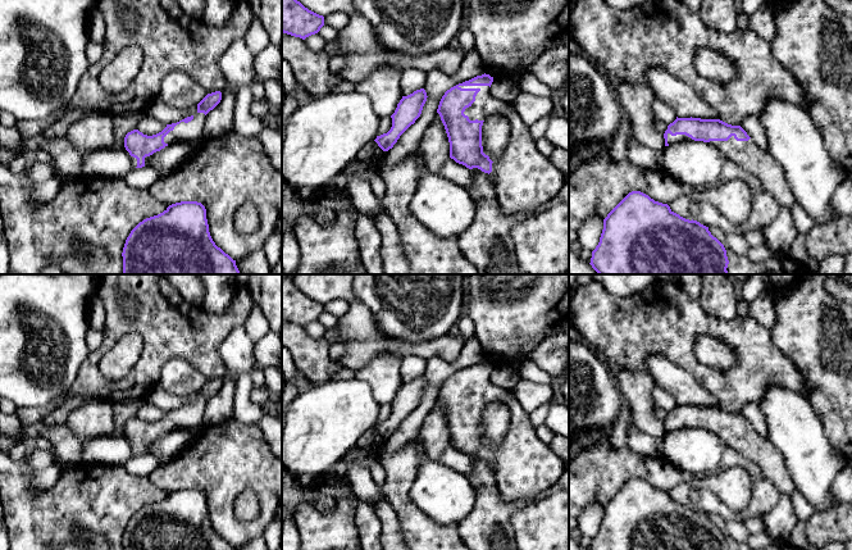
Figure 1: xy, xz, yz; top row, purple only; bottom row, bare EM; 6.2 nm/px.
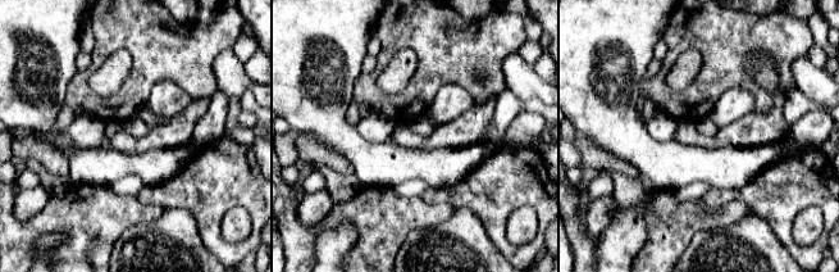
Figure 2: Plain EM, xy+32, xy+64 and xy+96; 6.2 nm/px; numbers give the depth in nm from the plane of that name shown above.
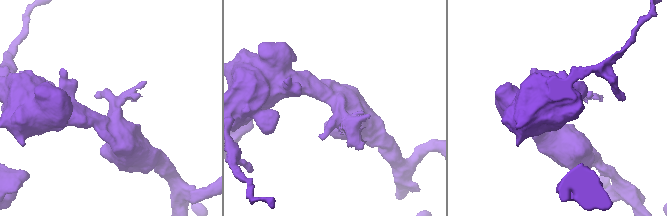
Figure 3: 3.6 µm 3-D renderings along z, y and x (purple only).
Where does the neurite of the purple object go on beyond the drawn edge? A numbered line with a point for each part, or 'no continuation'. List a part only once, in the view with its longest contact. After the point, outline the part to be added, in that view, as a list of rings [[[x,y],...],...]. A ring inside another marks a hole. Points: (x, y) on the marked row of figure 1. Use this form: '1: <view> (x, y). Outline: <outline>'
1: xz (524, 178). Outline: [[[489,86],[459,87],[480,90],[475,101],[464,112],[470,121],[484,121],[491,115],[500,115],[506,118],[511,127],[510,146],[492,163],[491,172],[500,210],[507,215],[514,215],[533,210],[553,200],[565,183],[565,176],[548,156],[538,151],[537,141],[532,137],[529,127],[521,121],[512,104],[493,97],[489,94]]]

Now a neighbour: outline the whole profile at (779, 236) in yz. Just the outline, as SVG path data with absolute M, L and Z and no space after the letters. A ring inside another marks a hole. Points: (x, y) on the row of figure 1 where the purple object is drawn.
M780 208L776 221L764 229L764 241L773 255L788 255L791 245L798 236L793 217L787 208Z

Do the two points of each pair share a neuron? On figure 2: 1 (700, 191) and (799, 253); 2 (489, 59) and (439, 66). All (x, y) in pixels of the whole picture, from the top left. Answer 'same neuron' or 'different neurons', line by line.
1: different neurons
2: same neuron

